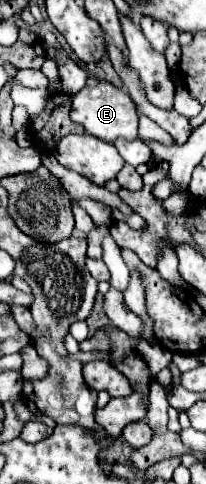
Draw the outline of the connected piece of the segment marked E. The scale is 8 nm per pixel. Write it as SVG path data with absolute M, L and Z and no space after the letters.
M99 82L97 86L85 86L81 92L73 96L73 106L71 106L71 118L85 128L87 134L97 136L107 142L115 142L115 138L123 136L125 140L135 140L137 138L137 110L133 100L115 88L109 82Z

